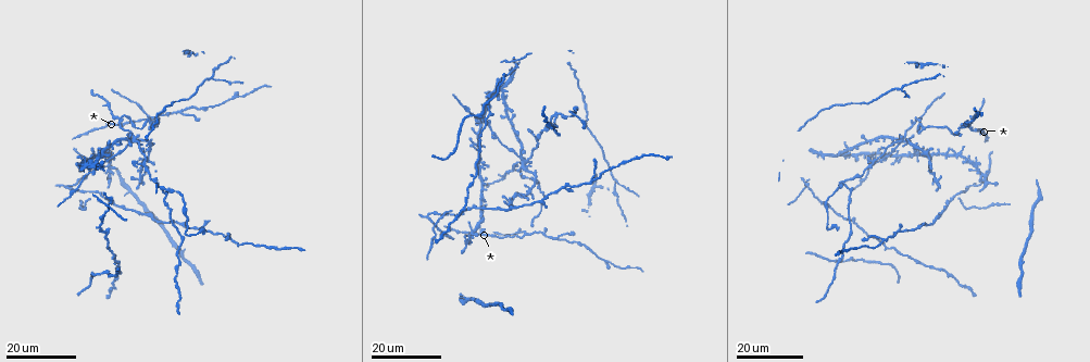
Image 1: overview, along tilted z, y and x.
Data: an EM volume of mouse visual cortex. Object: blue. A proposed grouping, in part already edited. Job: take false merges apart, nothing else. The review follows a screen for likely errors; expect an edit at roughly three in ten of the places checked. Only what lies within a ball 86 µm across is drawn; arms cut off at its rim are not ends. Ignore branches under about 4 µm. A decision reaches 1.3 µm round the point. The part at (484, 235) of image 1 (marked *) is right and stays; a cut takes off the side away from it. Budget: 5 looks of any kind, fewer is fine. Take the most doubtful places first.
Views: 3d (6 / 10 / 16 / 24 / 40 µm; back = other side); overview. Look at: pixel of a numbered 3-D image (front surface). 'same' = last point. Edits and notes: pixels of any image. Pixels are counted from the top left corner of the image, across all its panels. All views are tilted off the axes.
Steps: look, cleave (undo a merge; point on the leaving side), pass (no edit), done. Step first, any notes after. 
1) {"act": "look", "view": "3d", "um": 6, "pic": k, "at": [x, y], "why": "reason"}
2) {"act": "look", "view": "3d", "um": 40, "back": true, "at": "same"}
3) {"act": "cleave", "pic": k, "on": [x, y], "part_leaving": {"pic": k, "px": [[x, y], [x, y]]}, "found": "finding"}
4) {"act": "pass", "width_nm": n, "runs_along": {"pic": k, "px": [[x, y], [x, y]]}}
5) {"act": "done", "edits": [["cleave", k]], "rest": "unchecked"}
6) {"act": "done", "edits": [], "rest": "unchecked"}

{"act": "look", "view": "3d", "um": 24, "pic": 1, "at": [212, 76], "why": "three arms meet"}

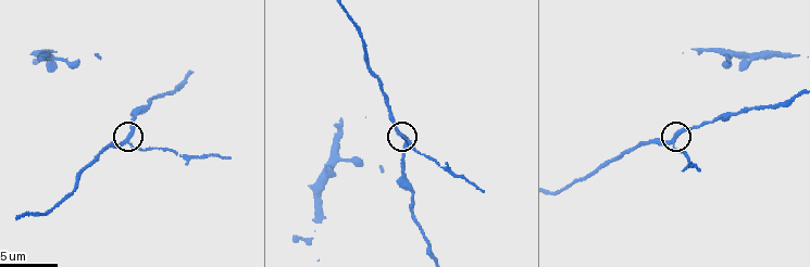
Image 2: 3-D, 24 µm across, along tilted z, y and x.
{"act": "look", "view": "3d", "um": 6, "pic": 2, "at": [675, 140]}

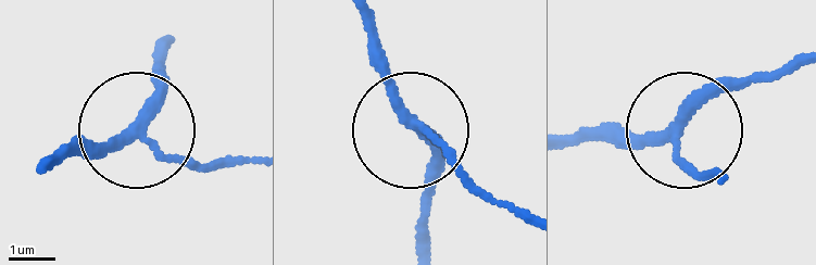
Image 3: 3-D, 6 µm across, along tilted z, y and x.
{"act": "look", "view": "3d", "um": 6, "back": true, "pic": 3, "at": [415, 126]}

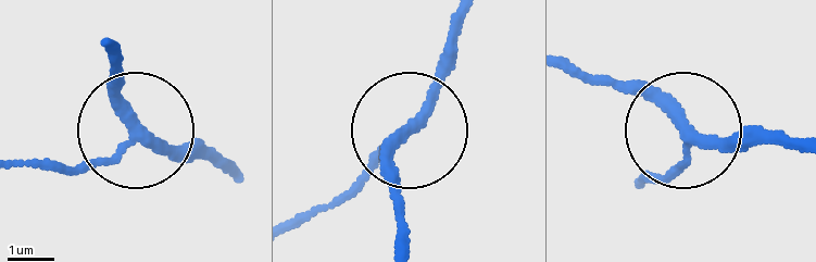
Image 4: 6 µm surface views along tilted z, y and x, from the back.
{"act": "pass", "side_arm_um": 10, "runs_along": {"pic": 4, "px": [[799, 149], [688, 141], [649, 179]]}, "found": "one neuron here"}

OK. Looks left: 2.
{"act": "look", "view": "3d", "um": 24, "pic": 1, "at": [524, 161], "why": "looks like a crossing"}

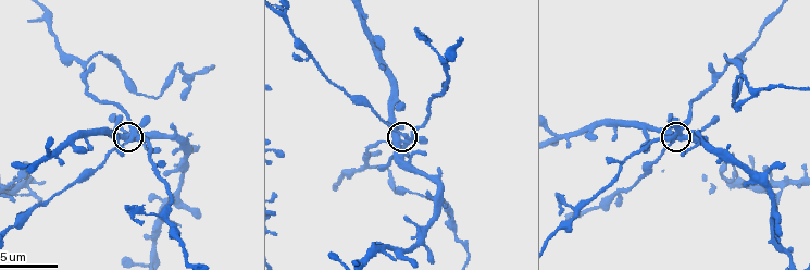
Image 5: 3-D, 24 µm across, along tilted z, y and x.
{"act": "look", "view": "3d", "um": 6, "pic": 5, "at": [675, 135]}

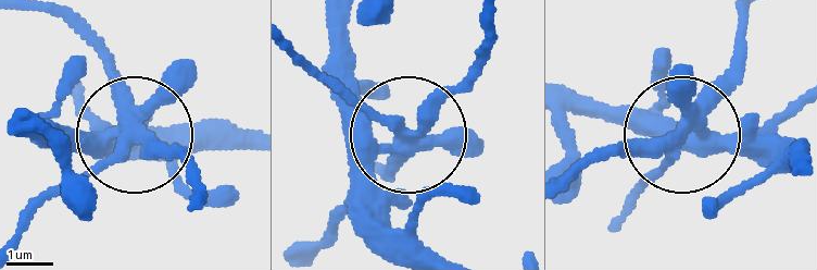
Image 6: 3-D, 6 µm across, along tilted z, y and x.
{"act": "cleave", "pic": 6, "on": [181, 66], "width_nm": 300, "part_leaving": {"pic": 6, "px": [[403, 147], [374, 136], [351, 17]]}, "found": "a second neuron is stuck on"}

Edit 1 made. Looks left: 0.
{"act": "done", "edits": [["cleave", 6]], "rest": "unchecked"}

